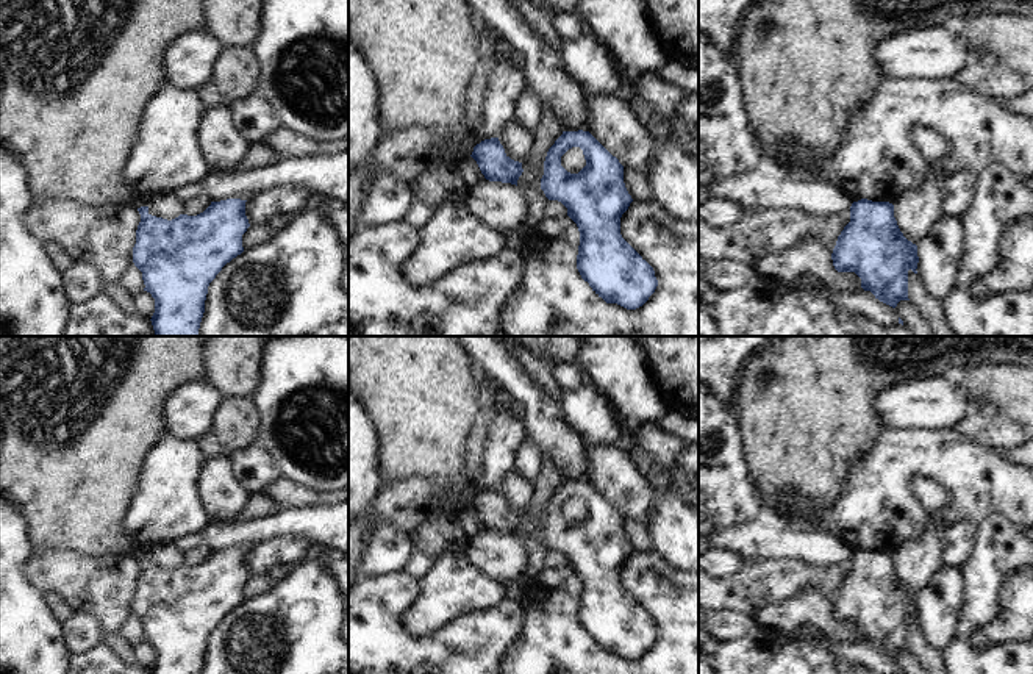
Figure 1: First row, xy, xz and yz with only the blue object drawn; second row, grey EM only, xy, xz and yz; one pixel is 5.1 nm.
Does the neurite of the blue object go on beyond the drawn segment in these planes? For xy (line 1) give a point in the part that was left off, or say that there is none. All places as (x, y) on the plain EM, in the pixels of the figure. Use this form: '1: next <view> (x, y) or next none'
1: next none

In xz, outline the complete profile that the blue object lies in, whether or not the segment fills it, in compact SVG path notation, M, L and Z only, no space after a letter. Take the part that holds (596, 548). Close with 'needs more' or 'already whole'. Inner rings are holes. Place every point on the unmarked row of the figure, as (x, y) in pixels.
M563 482L547 502L541 540L549 550L561 552L578 577L577 619L581 629L606 654L617 654L627 660L642 657L655 643L658 630L653 618L620 585L620 568L633 549L625 538L624 516L619 510L589 482ZM572 497L580 497L586 510L578 524L570 524L561 516L561 507Z; already whole

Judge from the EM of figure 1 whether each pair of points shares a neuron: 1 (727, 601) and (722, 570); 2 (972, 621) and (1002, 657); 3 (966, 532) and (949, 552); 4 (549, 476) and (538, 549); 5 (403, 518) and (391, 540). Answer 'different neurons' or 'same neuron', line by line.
1: different neurons
2: same neuron
3: same neuron
4: same neuron
5: different neurons

